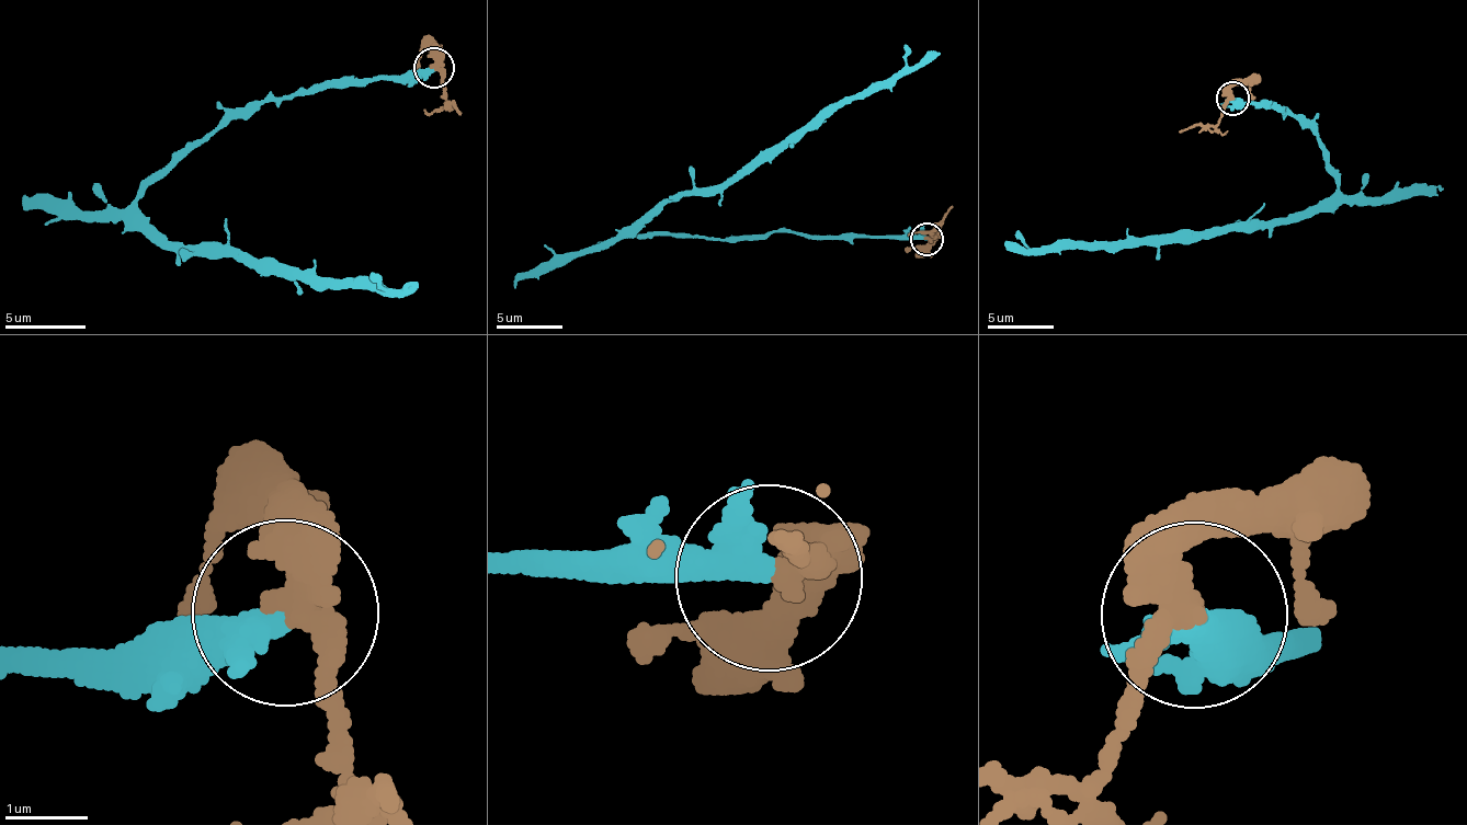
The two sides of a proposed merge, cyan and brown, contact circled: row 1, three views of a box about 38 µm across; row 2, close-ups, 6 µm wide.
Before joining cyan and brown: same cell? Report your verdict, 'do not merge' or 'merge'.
do not merge

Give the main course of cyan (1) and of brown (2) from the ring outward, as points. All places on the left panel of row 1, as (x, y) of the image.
1: (433, 67), (399, 77), (341, 77), (236, 106), (135, 205), (172, 242), (406, 294), (416, 281)
2: (433, 67), (448, 102), (461, 116)

